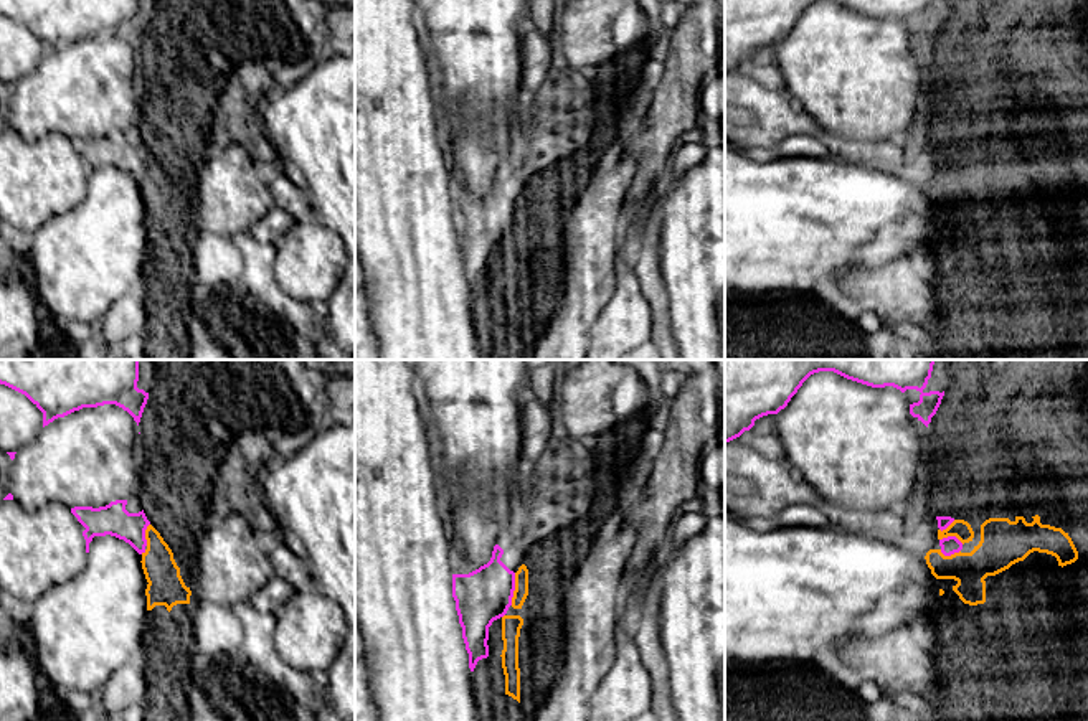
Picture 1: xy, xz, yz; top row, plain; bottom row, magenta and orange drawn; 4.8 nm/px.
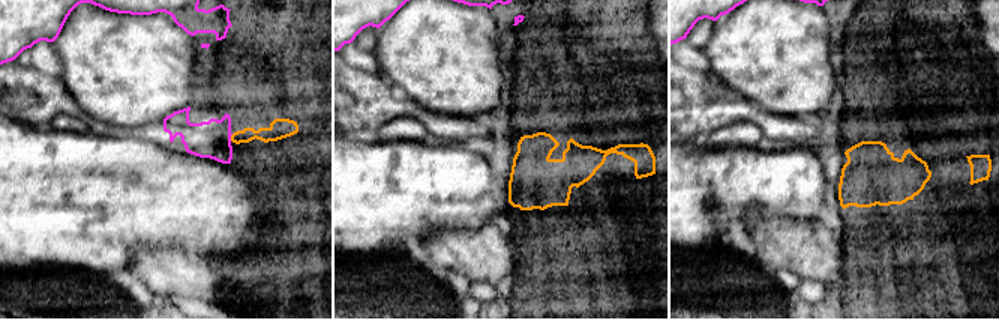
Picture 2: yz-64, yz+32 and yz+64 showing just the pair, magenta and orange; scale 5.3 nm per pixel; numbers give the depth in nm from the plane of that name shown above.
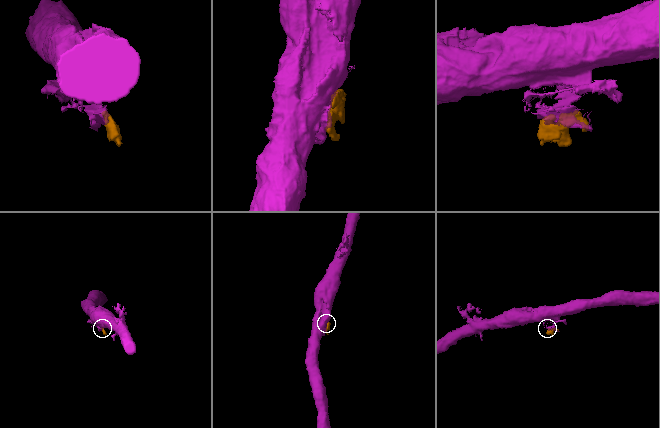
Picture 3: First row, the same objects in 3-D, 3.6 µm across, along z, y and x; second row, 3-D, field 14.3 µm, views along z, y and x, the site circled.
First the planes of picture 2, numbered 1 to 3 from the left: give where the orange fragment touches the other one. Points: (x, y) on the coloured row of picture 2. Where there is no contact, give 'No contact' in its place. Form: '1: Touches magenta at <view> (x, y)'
1: Touches magenta at yz-64 (230, 137)
2: No contact
3: No contact

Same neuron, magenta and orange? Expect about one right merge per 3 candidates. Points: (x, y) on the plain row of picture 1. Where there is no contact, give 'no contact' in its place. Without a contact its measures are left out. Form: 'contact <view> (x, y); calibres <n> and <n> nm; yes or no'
contact xz (514, 220); calibres 260 and 70 nm; no

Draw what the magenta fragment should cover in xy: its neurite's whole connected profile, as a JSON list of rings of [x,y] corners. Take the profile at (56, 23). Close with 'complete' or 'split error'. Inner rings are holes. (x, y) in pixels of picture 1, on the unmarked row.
[[[0,0],[0,15],[25,25],[41,43],[43,58],[83,38],[116,35],[140,53],[149,23],[137,18],[139,0]]]; complete

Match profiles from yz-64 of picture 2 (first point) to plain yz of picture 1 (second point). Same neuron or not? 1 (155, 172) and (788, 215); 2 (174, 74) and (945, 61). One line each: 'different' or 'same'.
1: same
2: different

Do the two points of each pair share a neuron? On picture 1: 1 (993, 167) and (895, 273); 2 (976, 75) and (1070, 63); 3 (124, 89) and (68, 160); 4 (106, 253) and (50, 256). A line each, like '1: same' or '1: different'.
1: different
2: same
3: different
4: same

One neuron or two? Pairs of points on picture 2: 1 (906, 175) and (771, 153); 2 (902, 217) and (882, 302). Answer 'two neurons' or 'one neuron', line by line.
1: two neurons
2: one neuron

